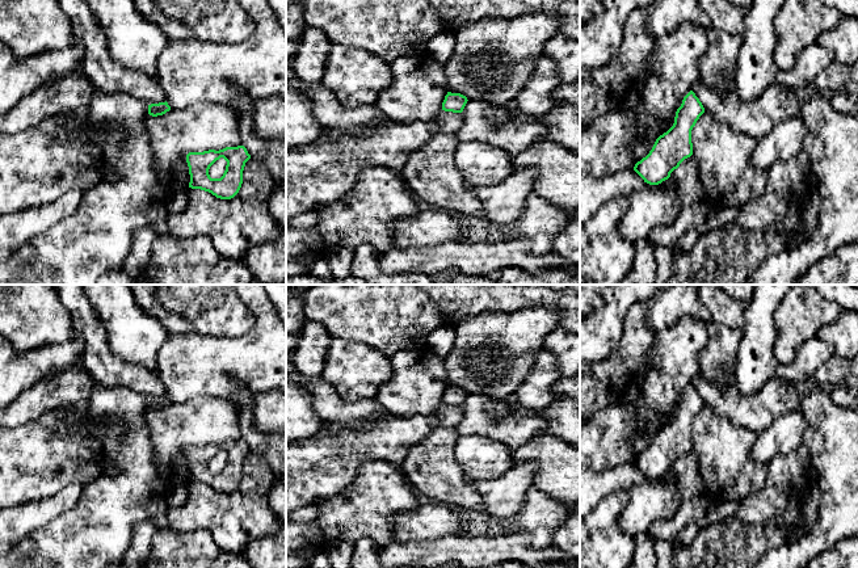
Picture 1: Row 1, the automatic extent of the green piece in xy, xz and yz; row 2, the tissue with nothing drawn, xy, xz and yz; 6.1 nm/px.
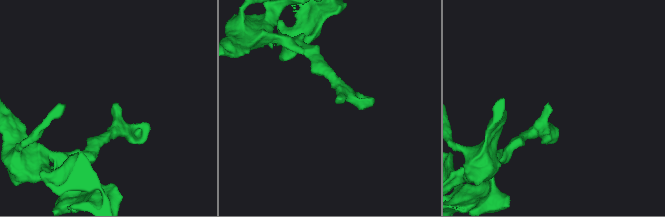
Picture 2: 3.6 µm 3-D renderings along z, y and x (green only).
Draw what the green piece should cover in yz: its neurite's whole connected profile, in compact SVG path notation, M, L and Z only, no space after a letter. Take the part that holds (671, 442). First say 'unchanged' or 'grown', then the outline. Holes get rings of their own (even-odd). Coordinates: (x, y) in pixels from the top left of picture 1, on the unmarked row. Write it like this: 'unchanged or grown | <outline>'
unchanged | M693 384L676 405L673 420L660 429L649 447L638 455L634 464L649 479L659 479L670 471L680 458L693 449L691 424L705 401Z

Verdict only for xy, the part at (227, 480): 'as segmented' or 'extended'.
as segmented

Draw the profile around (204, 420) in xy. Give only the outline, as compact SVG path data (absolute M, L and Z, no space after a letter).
M199 396L157 411L147 408L146 421L157 475L169 487L189 483L189 446L241 439L240 411L222 397Z

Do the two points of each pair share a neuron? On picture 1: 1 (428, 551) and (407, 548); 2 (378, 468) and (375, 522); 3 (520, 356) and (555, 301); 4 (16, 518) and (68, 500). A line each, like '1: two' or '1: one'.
1: one
2: one
3: two
4: one

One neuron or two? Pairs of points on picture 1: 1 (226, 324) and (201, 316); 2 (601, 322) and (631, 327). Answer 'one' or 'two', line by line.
1: one
2: two

